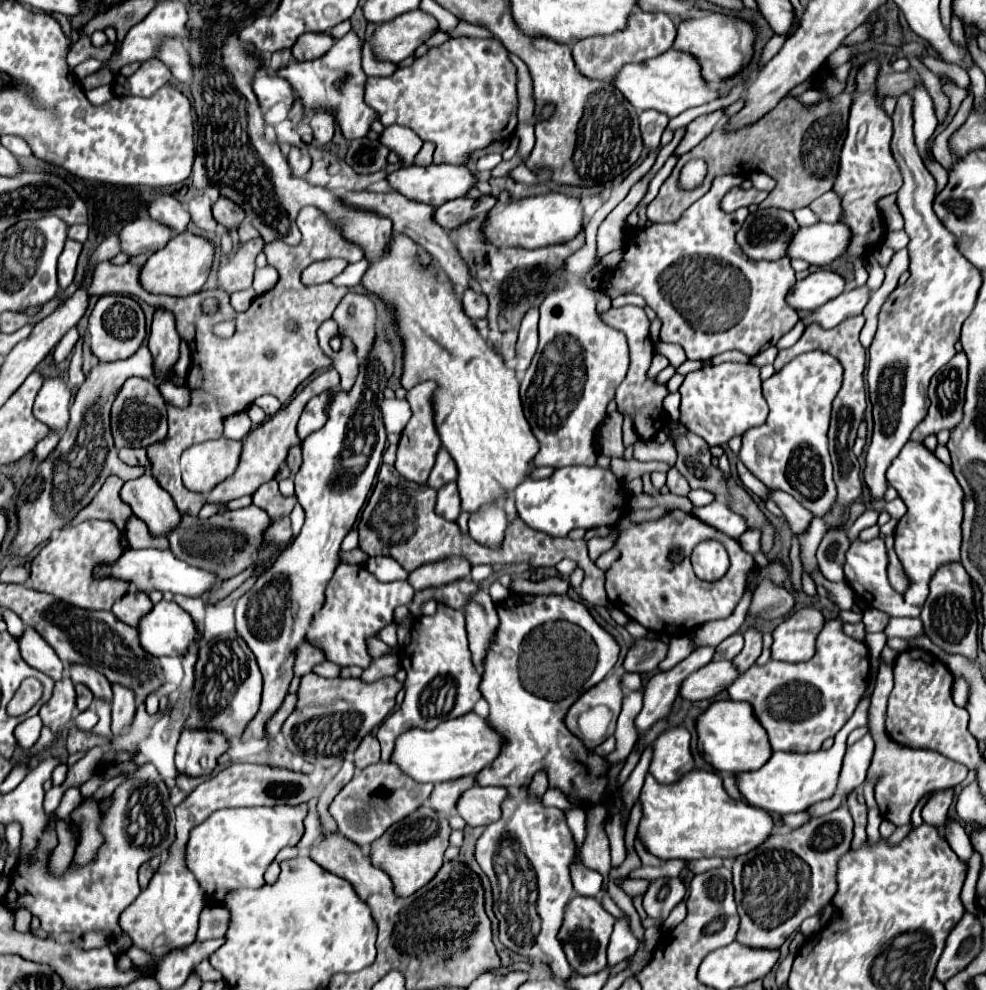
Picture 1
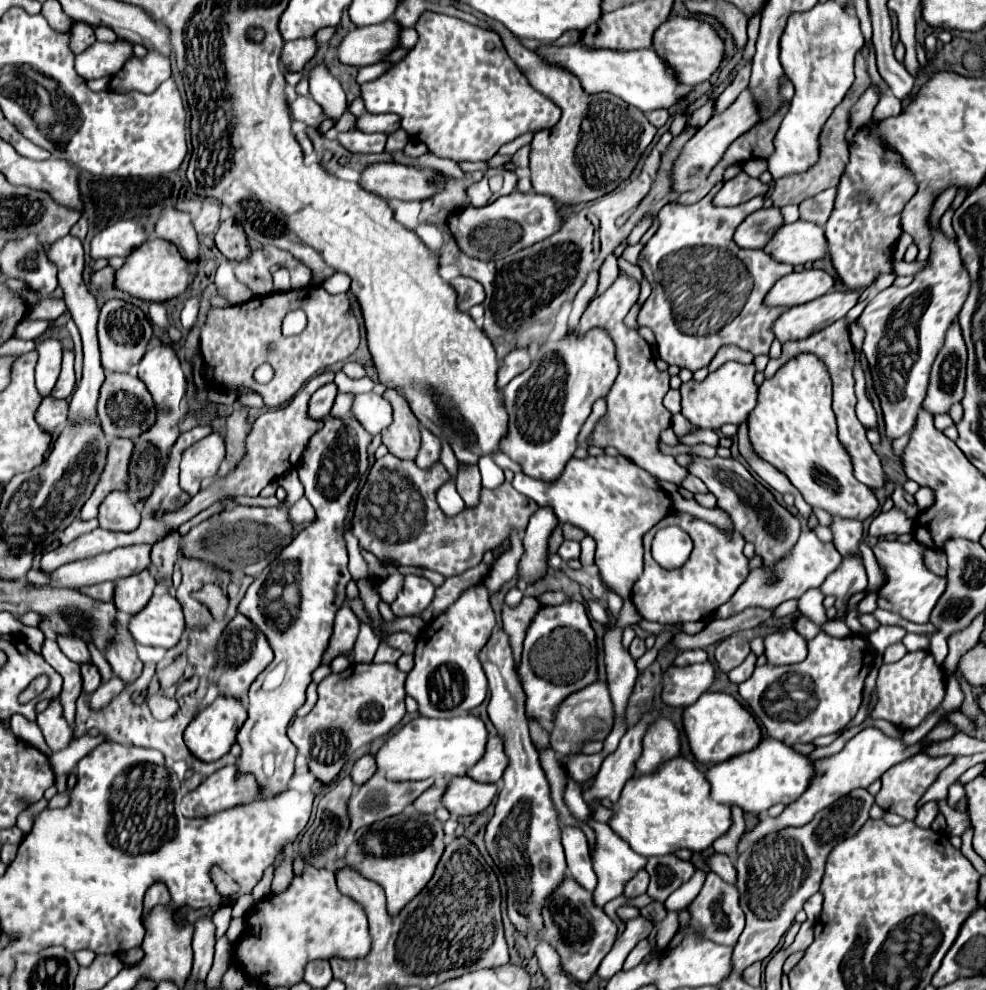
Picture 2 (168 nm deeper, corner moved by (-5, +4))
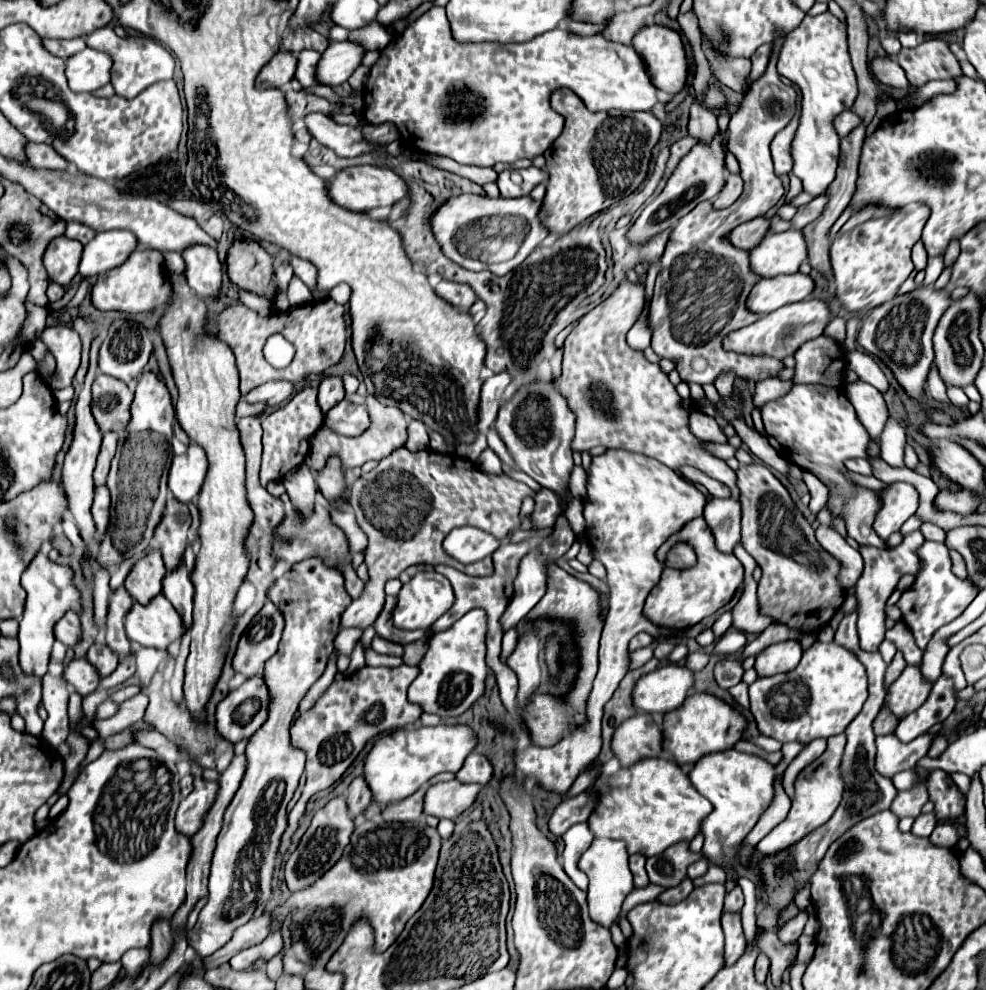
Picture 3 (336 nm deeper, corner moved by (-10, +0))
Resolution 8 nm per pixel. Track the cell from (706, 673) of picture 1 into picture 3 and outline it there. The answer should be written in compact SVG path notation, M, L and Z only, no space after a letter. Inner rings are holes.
M666 664L638 678L632 690L632 704L648 714L666 714L686 700L692 684L694 676L690 670L678 664Z

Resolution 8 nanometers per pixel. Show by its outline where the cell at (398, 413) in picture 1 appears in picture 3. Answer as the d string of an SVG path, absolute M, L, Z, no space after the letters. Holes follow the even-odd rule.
M346 400L330 408L330 412L324 414L324 422L322 422L322 428L332 428L332 432L338 432L340 436L358 436L368 426L370 426L370 418L366 406L358 406Z

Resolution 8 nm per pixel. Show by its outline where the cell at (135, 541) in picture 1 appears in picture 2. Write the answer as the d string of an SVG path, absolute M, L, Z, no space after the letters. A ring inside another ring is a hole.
M111 492L99 506L99 524L105 530L129 532L141 522L141 512L137 510L137 496L125 492Z

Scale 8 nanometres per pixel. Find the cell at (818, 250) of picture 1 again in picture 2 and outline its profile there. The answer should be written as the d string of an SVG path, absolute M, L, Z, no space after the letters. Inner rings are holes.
M807 220L783 224L765 246L765 252L775 260L793 266L815 262L827 254L825 228Z

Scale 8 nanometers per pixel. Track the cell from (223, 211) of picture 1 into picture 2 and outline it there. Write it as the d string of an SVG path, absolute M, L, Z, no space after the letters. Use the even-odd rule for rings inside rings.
M227 218L227 220L221 222L221 228L215 236L215 242L217 242L217 248L221 250L221 254L227 260L239 262L249 254L245 232L235 218Z

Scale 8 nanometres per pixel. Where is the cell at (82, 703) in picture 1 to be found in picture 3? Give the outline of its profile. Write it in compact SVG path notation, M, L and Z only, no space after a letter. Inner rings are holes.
M94 642L88 650L88 662L96 666L100 676L108 676L116 670L118 666L118 654L110 652L110 648L104 642Z

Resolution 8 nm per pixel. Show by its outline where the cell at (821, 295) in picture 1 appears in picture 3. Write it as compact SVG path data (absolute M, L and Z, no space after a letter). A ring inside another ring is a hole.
M802 272L788 274L788 276L762 278L750 290L746 308L750 308L750 312L754 314L768 314L784 304L804 300L806 296L812 294L812 290L814 290L812 278Z

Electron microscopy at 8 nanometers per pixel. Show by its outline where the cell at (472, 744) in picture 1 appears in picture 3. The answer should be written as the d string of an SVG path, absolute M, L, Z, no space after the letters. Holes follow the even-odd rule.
M422 726L416 730L402 728L380 736L364 758L362 778L366 780L372 800L380 806L404 800L440 772L458 772L466 756L476 746L476 734L468 726Z

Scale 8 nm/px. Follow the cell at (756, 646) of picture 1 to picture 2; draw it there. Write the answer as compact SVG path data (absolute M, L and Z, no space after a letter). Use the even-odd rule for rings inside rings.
M749 652L749 656L747 656L737 668L733 668L733 672L729 672L729 678L731 678L733 682L741 684L741 680L747 680L747 678L753 674L755 662L757 662L757 656L755 656L753 652Z

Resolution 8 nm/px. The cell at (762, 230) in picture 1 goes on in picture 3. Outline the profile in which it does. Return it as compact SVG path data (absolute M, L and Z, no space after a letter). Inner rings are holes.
M756 218L734 228L726 238L730 244L734 244L740 250L752 250L764 238L764 234L768 232L768 226L770 224L766 218Z

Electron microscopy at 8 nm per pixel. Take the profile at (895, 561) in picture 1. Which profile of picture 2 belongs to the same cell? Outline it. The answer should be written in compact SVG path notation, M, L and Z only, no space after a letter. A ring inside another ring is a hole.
M927 550L925 552L925 566L937 574L937 576L945 576L947 572L947 556L943 554L943 550Z

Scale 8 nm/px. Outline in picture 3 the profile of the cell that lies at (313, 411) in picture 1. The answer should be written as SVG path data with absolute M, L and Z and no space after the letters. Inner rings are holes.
M330 376L330 378L322 378L320 386L318 386L318 404L322 408L322 412L328 412L334 404L338 404L344 398L344 386L342 386L342 378L338 376Z

